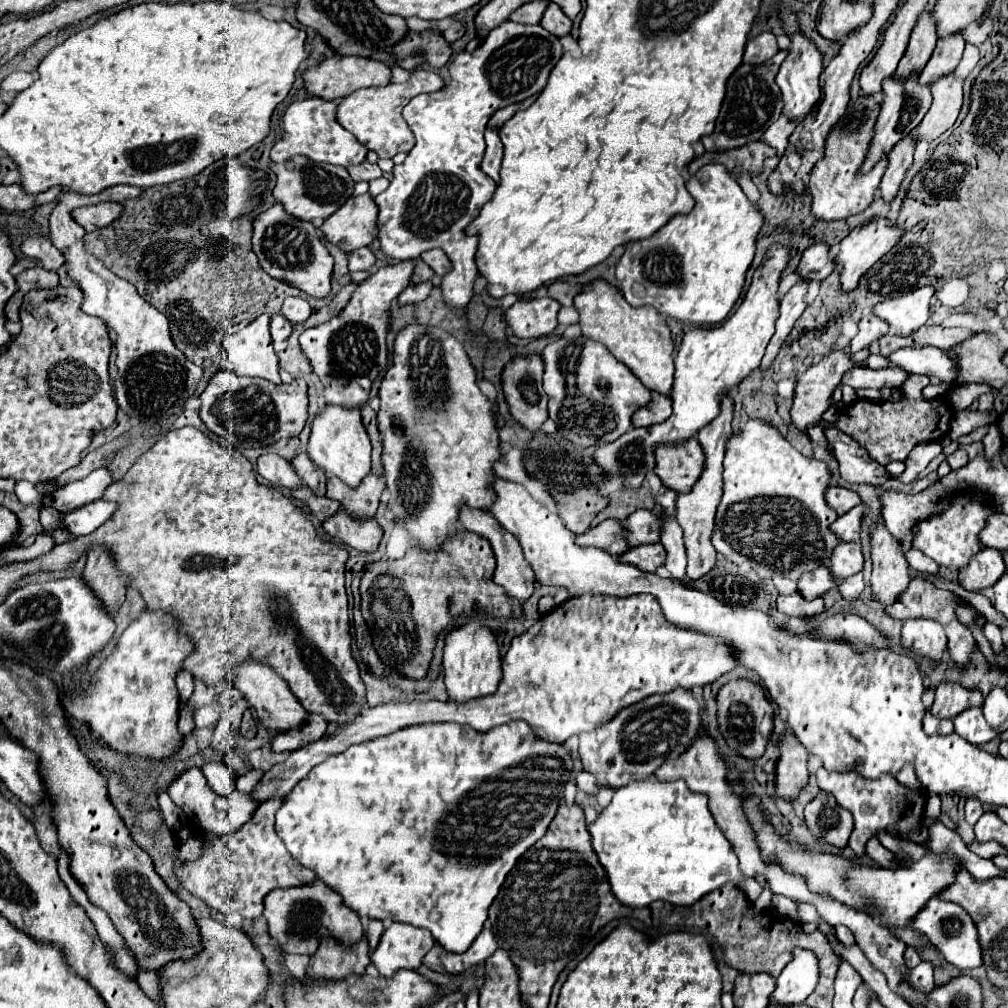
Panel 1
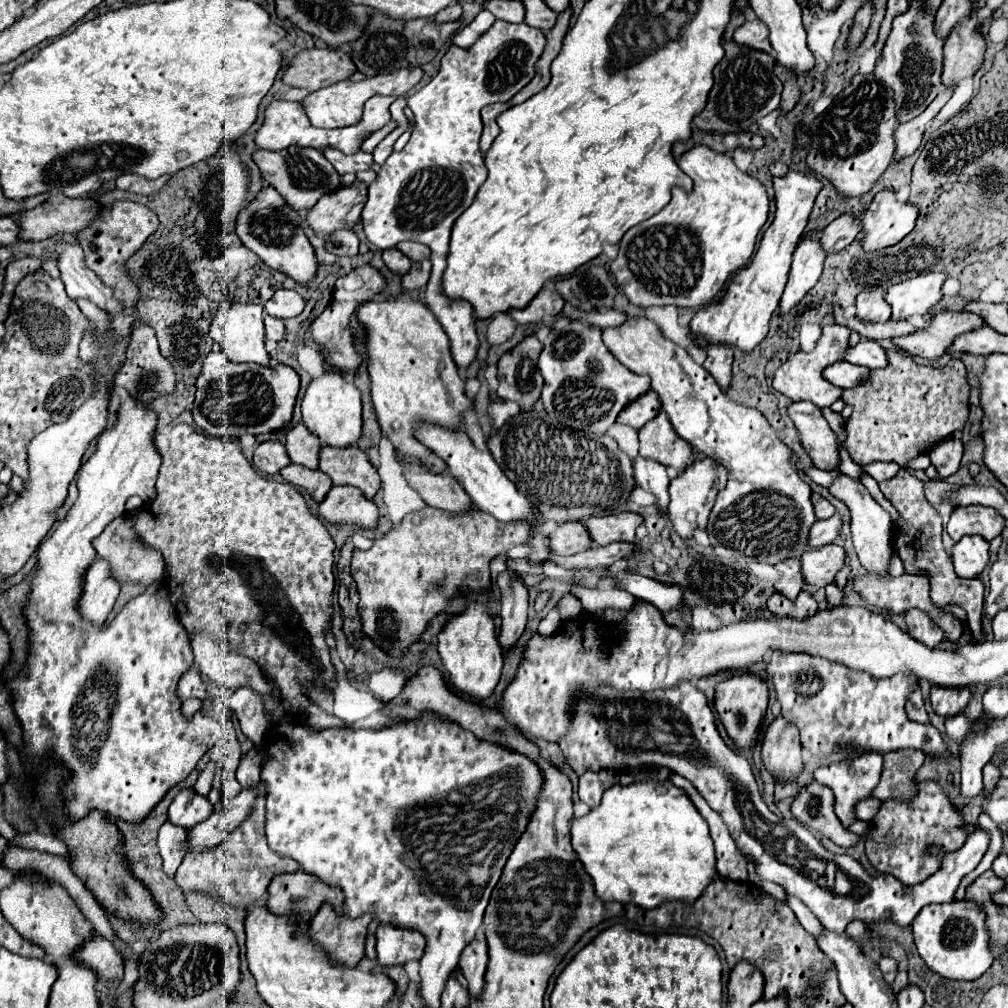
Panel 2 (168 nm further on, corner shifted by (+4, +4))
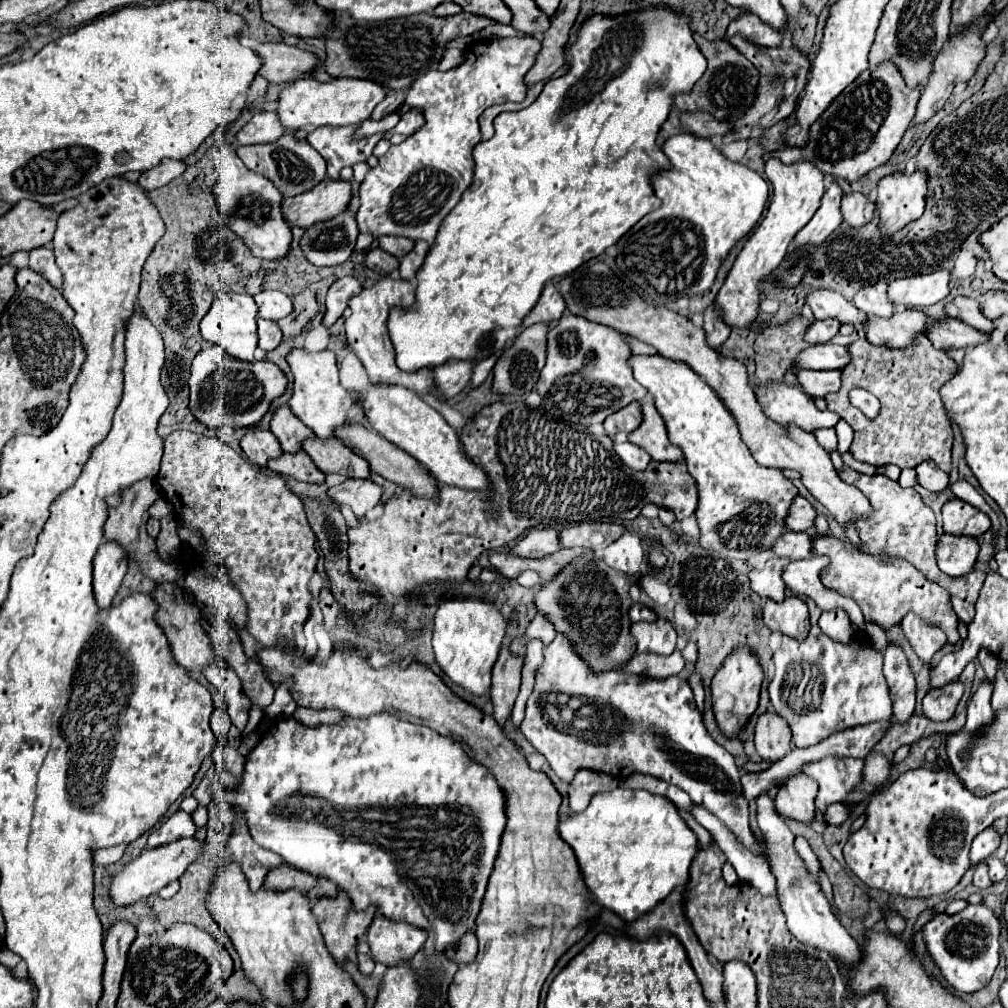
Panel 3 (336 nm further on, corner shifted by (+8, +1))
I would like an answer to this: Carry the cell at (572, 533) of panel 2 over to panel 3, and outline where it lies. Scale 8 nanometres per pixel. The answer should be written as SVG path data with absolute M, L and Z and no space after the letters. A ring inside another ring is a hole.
M539 529L529 531L523 539L519 539L511 551L519 557L547 557L559 549L559 535L555 529Z

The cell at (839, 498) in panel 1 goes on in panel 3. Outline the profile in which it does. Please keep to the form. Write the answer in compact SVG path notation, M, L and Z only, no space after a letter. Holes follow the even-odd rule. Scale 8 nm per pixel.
M795 497L789 511L787 511L787 517L785 517L785 527L789 531L809 531L813 527L813 519L815 519L815 509L813 505L803 499L803 497Z

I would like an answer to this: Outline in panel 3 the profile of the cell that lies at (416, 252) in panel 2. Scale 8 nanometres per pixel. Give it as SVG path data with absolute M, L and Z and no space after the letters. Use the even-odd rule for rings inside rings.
M383 235L377 239L379 247L387 253L391 253L393 257L401 259L405 257L411 249L413 249L413 241L411 239L403 239L403 237L393 237L393 235Z

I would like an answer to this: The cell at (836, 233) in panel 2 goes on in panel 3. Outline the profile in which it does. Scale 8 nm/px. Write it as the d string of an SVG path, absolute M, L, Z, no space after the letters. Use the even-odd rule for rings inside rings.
M847 193L841 201L841 213L849 227L861 227L869 223L875 215L875 201L871 201L865 193Z

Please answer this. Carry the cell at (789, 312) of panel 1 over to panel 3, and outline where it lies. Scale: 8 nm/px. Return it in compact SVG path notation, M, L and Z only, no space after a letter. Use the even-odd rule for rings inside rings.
M831 183L821 201L821 207L815 211L811 221L795 235L793 239L795 247L807 247L807 245L817 247L841 225L843 221L841 197L843 197L841 187L837 183Z

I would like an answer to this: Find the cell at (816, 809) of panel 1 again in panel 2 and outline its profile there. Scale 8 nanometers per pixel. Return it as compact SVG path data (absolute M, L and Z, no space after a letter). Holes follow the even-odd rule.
M813 780L795 796L791 812L803 826L811 828L815 834L833 840L837 832L845 830L843 824L839 824L833 806L835 806L833 792L827 786L821 786Z

